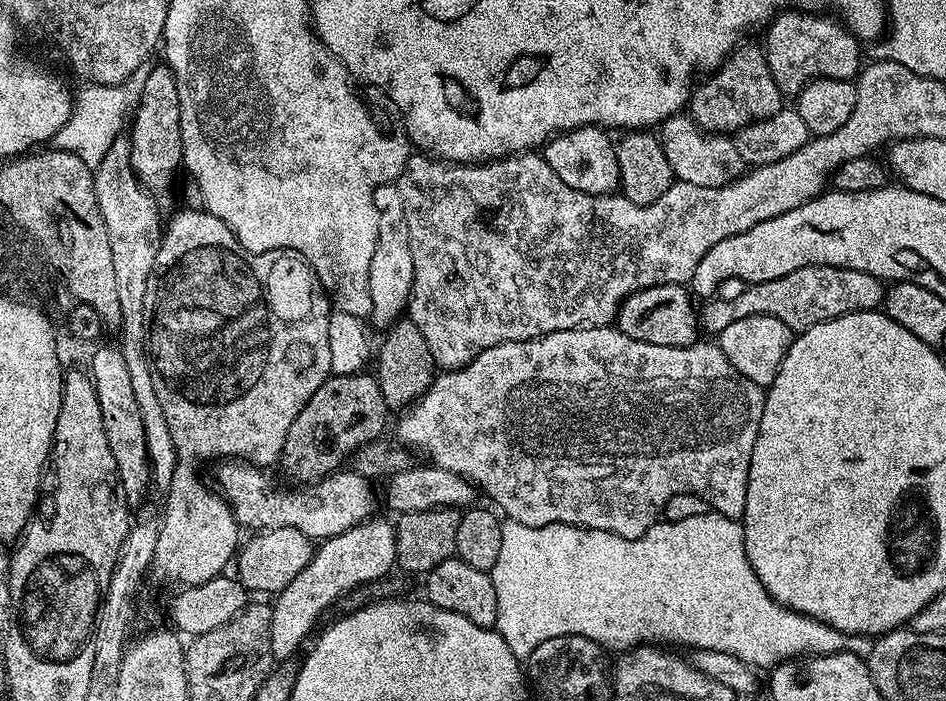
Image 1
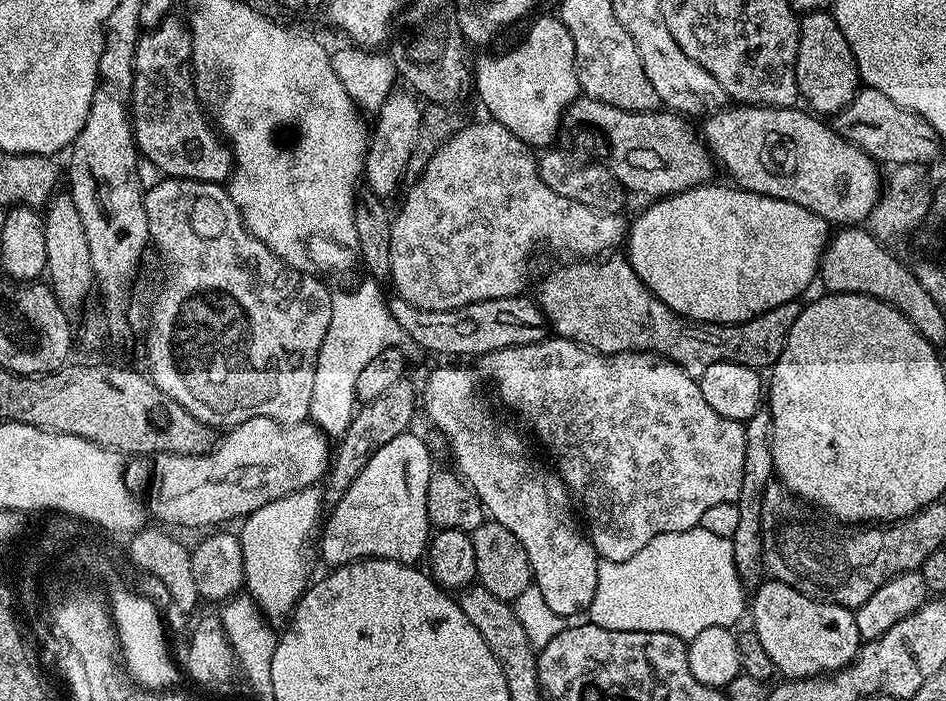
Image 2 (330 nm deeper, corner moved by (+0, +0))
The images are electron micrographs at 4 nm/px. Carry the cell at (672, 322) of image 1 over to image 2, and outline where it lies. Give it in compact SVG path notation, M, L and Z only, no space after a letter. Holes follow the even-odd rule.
M393 295L387 301L388 310L394 322L402 326L405 337L413 340L420 348L428 352L437 352L440 356L473 356L479 358L497 352L503 348L536 344L549 335L550 329L542 310L535 299L527 295L507 296L474 302L450 310L422 310L402 297Z

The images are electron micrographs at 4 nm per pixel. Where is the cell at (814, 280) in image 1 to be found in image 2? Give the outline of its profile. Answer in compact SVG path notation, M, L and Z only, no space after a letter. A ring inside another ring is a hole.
M623 255L576 258L548 272L540 280L534 299L551 331L561 340L573 340L603 356L623 352L652 352L672 360L686 374L699 378L706 366L729 360L757 370L771 369L786 346L790 326L801 305L795 300L741 324L698 324L679 316L640 283Z

